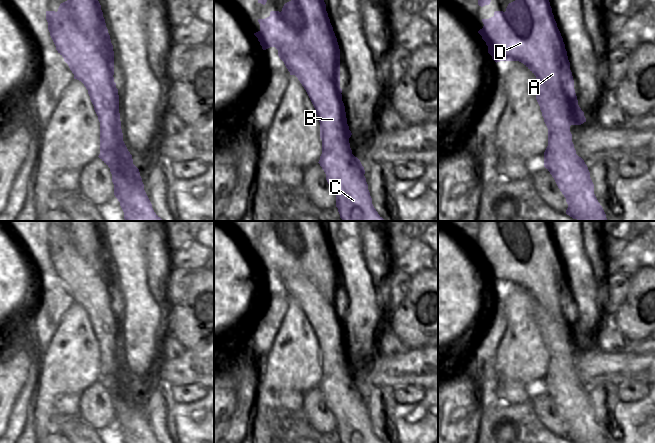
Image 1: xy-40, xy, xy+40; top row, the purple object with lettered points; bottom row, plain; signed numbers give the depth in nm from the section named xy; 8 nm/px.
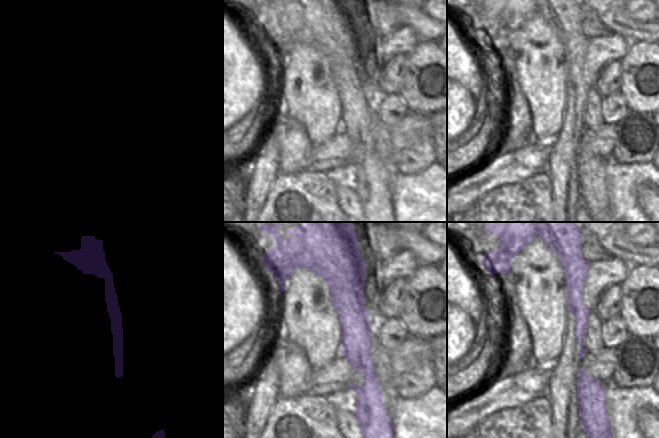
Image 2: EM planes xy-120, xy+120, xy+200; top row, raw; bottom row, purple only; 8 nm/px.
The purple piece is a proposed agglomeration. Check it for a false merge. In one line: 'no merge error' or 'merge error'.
no merge error

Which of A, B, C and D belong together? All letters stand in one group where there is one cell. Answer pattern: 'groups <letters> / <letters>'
groups A B C D

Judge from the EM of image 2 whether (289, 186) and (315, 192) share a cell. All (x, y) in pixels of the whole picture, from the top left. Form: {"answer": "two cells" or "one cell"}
{"answer": "one cell"}

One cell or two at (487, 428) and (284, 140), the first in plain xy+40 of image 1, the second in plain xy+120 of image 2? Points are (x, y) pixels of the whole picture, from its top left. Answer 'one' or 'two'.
two

